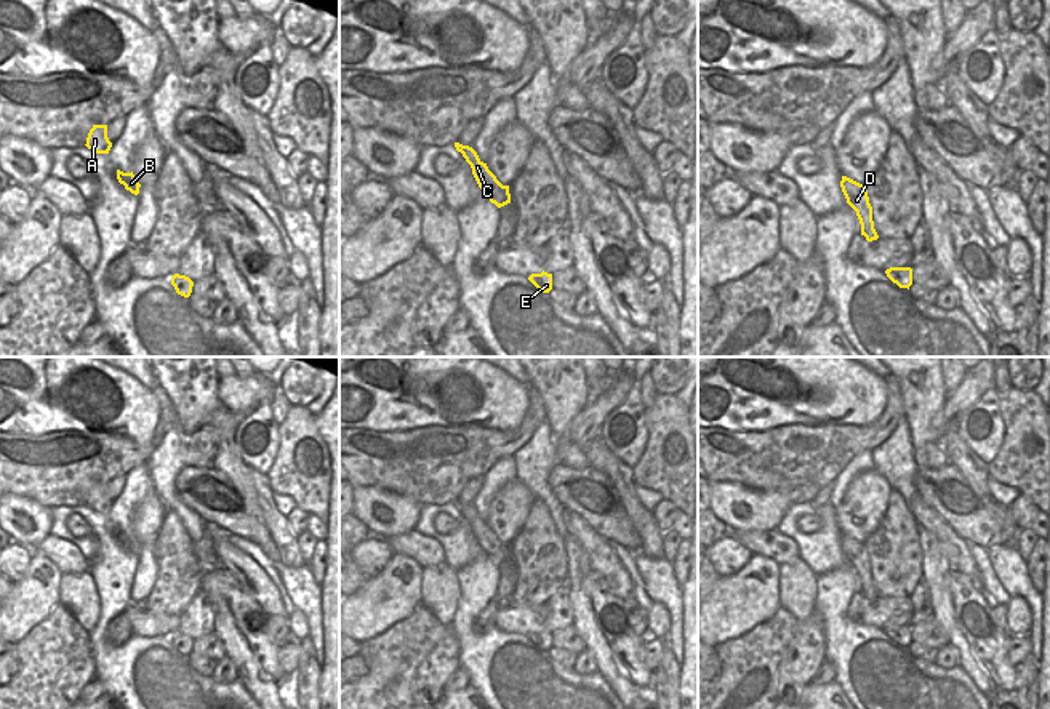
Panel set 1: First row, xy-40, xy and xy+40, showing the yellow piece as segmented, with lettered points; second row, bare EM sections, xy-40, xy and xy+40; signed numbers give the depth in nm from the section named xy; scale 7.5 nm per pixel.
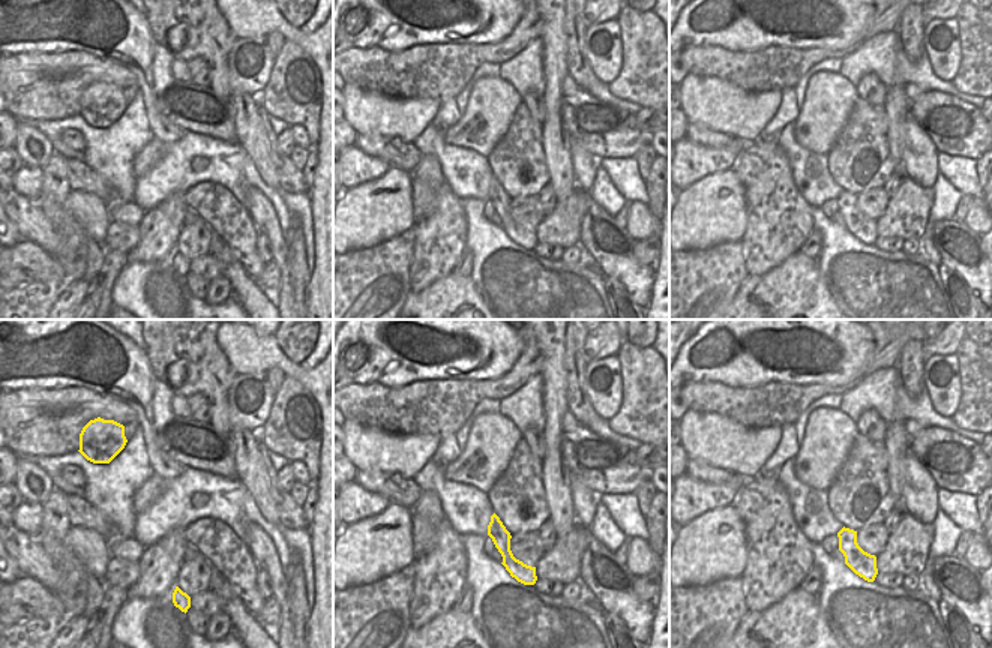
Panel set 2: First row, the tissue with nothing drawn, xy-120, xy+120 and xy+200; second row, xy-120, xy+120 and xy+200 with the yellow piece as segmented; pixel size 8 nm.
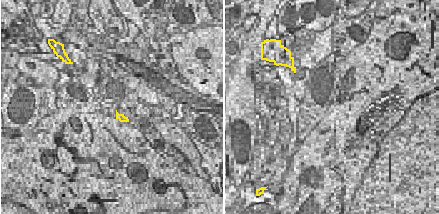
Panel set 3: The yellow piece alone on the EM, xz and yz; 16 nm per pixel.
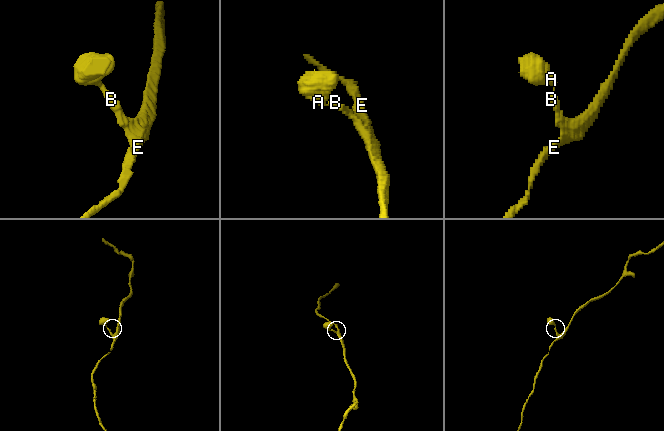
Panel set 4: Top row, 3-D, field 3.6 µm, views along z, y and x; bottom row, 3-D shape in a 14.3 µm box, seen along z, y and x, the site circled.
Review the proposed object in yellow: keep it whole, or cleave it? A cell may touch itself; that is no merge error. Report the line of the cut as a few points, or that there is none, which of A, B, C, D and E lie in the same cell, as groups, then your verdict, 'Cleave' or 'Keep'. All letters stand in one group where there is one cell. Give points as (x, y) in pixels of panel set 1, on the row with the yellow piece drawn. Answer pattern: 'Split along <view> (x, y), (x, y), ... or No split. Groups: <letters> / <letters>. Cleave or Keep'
No split. Groups: A B C D E. Keep.

